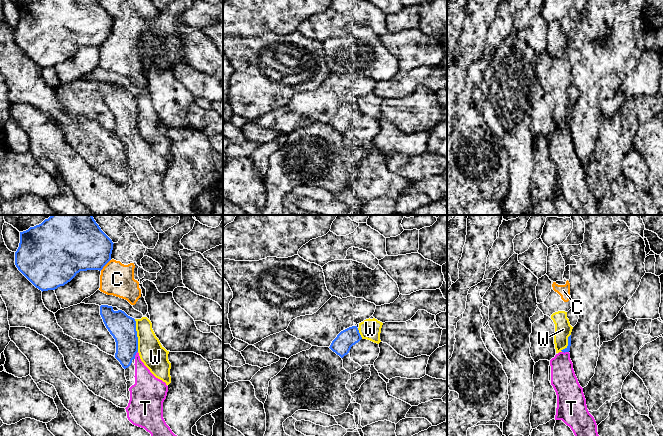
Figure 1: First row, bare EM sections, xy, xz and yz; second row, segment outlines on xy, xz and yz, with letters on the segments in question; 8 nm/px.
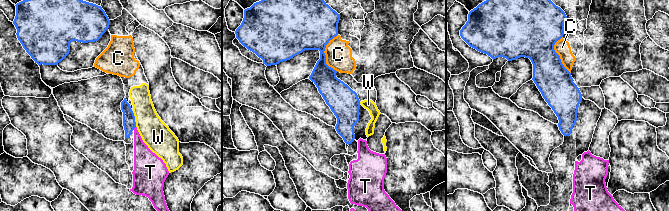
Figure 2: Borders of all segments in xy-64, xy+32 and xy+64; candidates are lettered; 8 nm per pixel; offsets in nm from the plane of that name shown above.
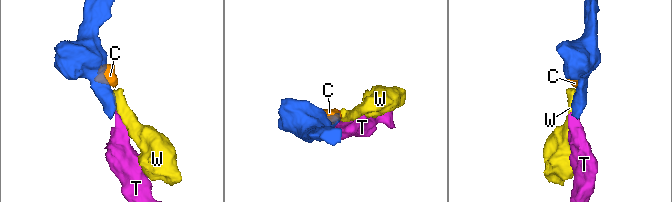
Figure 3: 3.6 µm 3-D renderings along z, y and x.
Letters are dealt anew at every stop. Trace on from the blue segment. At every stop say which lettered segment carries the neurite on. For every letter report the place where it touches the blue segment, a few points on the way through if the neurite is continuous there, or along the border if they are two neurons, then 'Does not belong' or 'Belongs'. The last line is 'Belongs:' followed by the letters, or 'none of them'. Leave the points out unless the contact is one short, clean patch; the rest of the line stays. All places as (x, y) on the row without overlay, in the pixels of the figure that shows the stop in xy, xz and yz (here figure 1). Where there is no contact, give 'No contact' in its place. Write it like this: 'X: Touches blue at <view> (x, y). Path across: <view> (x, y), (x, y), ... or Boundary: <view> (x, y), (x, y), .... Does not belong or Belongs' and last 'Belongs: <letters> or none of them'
C: Touches blue at xy (105, 40). Does not belong
T: Touches blue at xy (135, 130). Belongs
W: Touches blue at xy (136, 111). Does not belong
Belongs: T

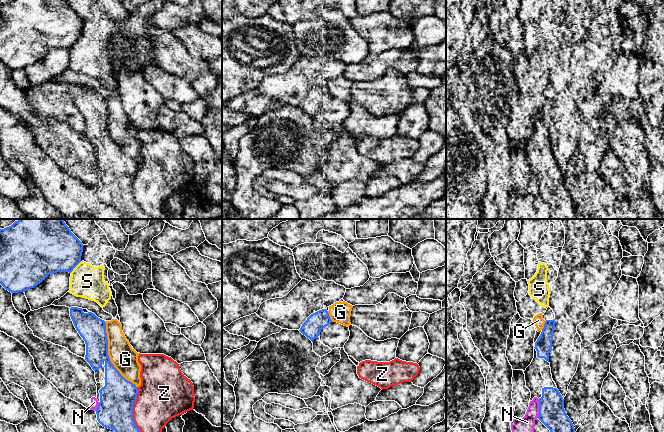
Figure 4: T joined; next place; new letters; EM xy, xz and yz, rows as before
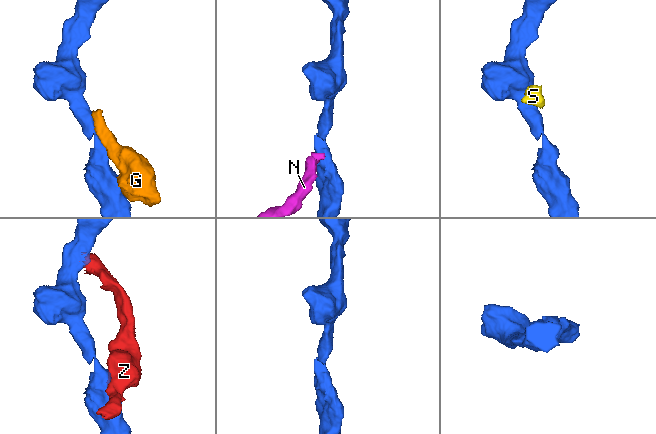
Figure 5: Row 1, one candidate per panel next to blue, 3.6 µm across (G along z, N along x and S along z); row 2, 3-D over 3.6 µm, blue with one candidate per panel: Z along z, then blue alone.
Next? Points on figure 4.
G: Touches blue at xy (108, 132). Does not belong
N: Touches blue at yz (539, 184). Does not belong
S: Touches blue at xy (75, 42). Does not belong
Z: Touches blue at xy (132, 191). Does not belong
Belongs: none of them

